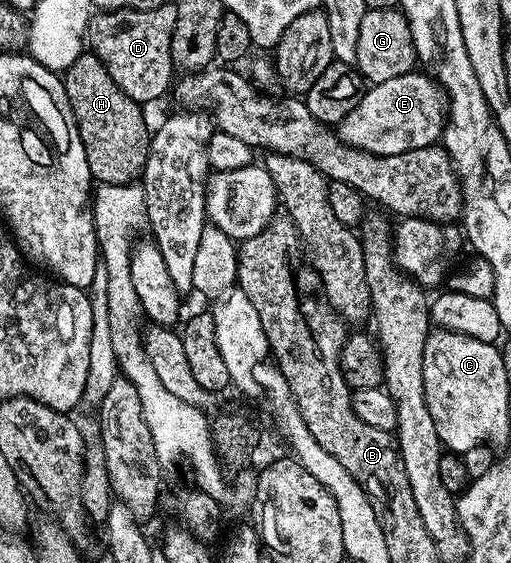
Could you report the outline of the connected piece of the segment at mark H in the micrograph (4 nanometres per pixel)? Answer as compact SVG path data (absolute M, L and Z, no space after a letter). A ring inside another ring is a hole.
M84 52L75 62L64 71L66 95L72 108L74 126L80 132L80 140L84 144L84 156L88 156L88 168L90 177L95 183L103 186L112 184L128 184L138 182L148 160L149 144L152 130L146 127L146 118L142 115L143 107L112 76L108 76L108 68L97 58L93 52Z

